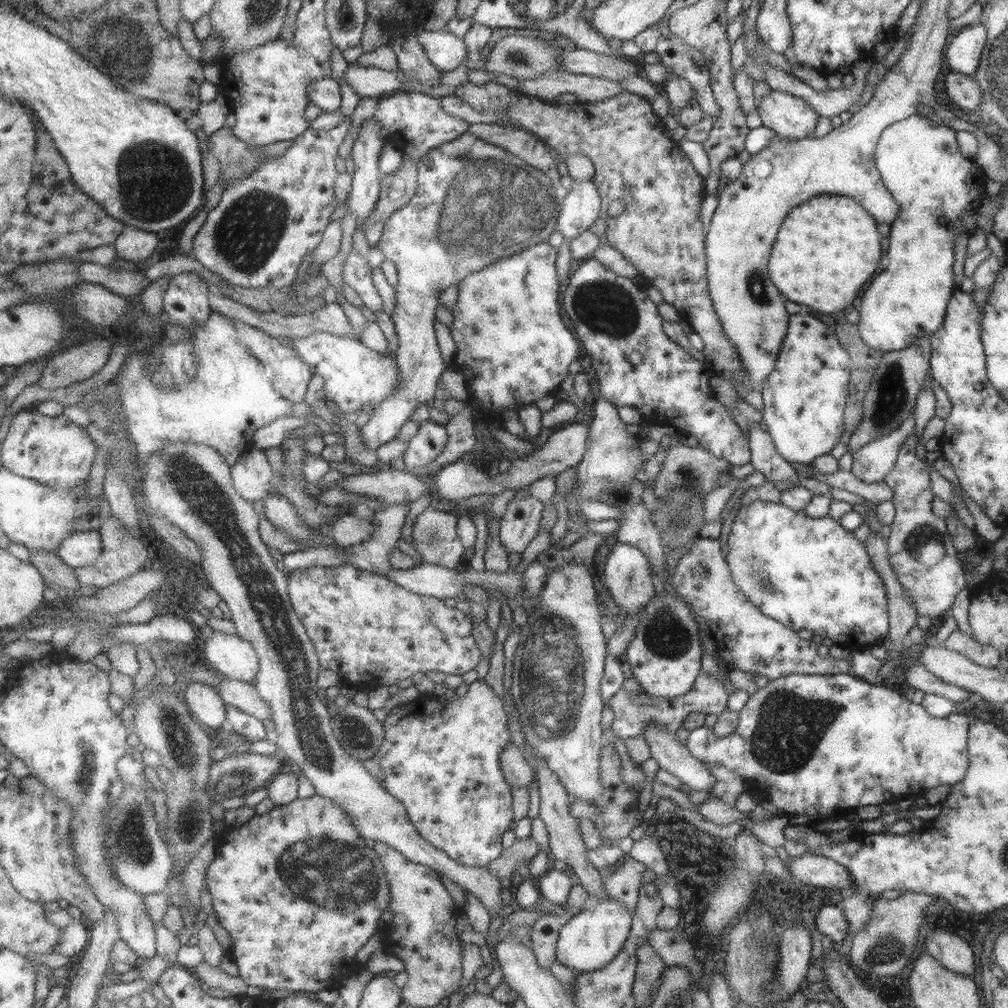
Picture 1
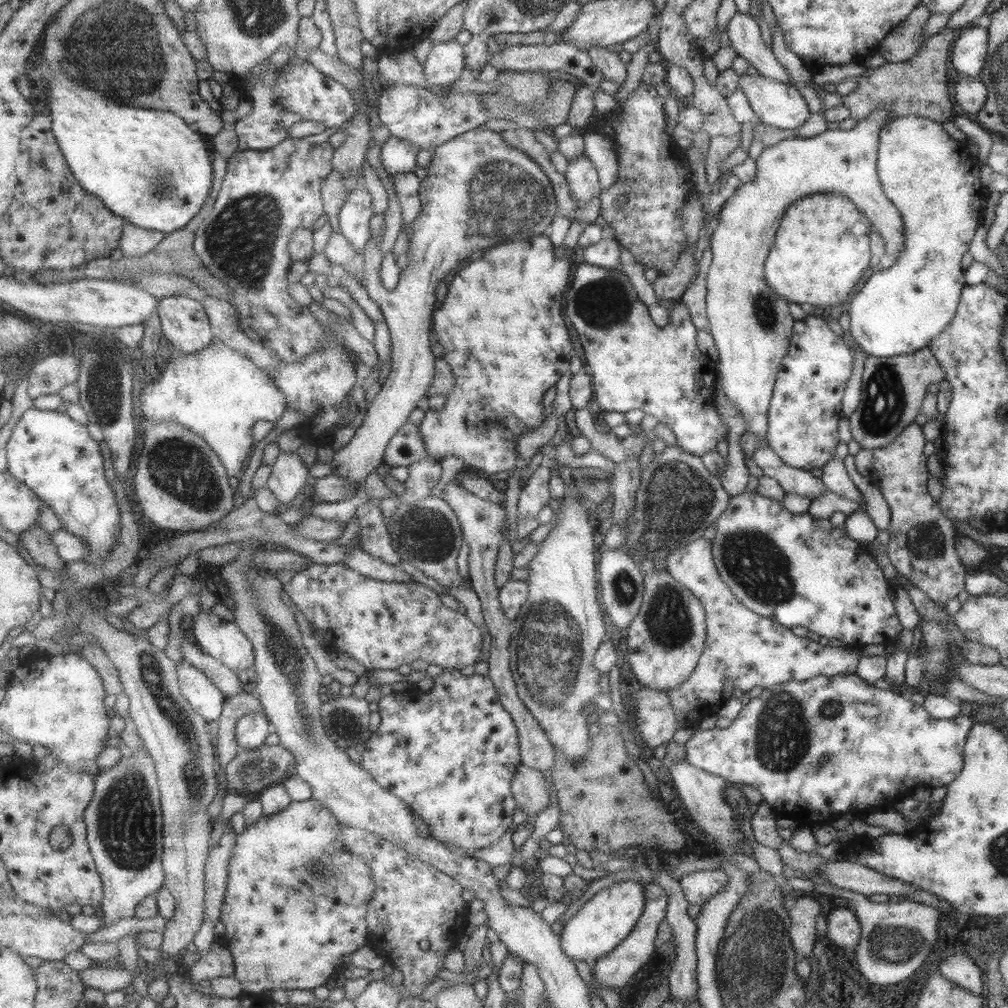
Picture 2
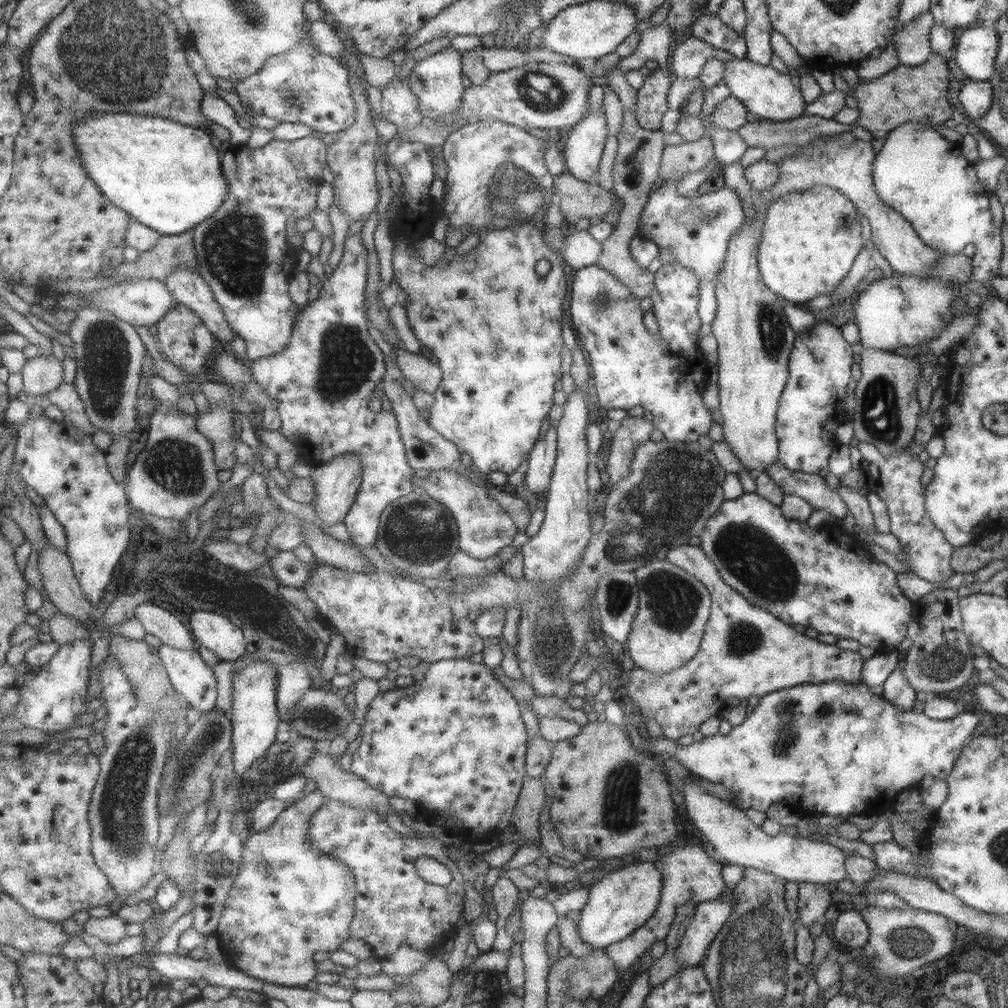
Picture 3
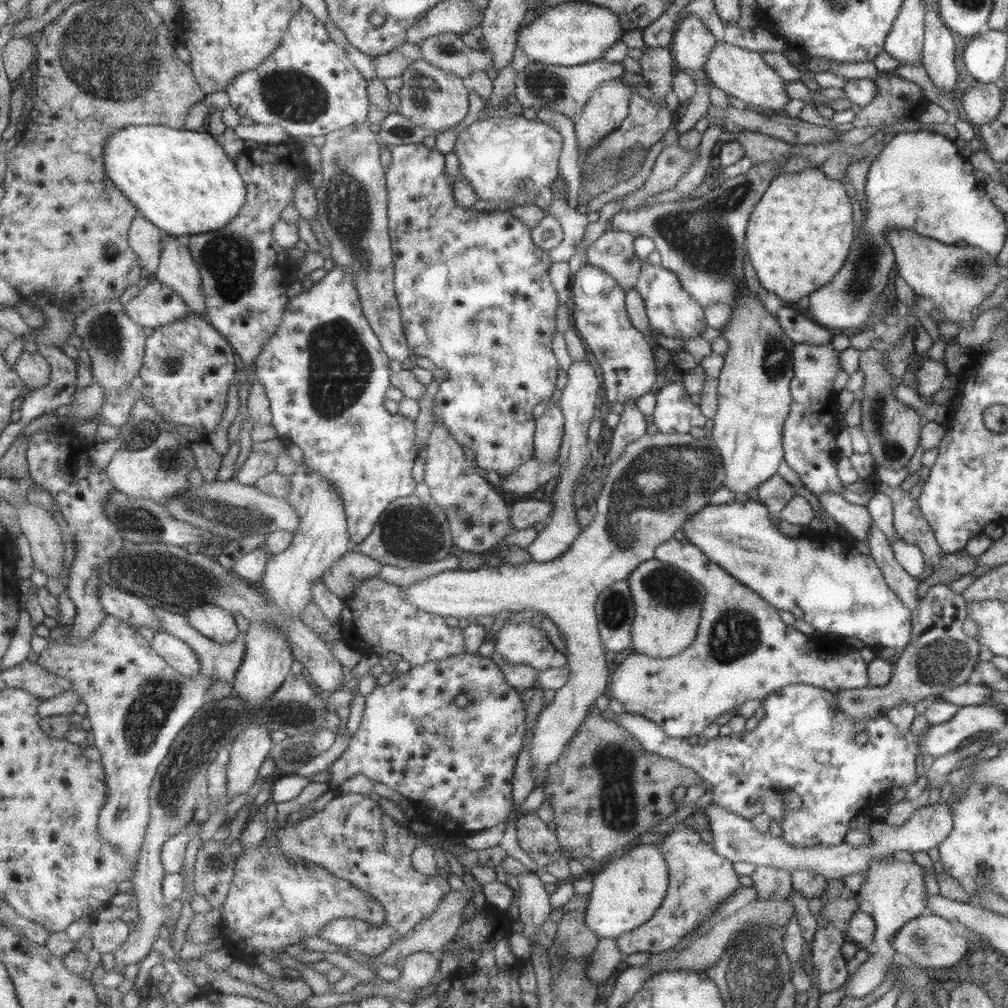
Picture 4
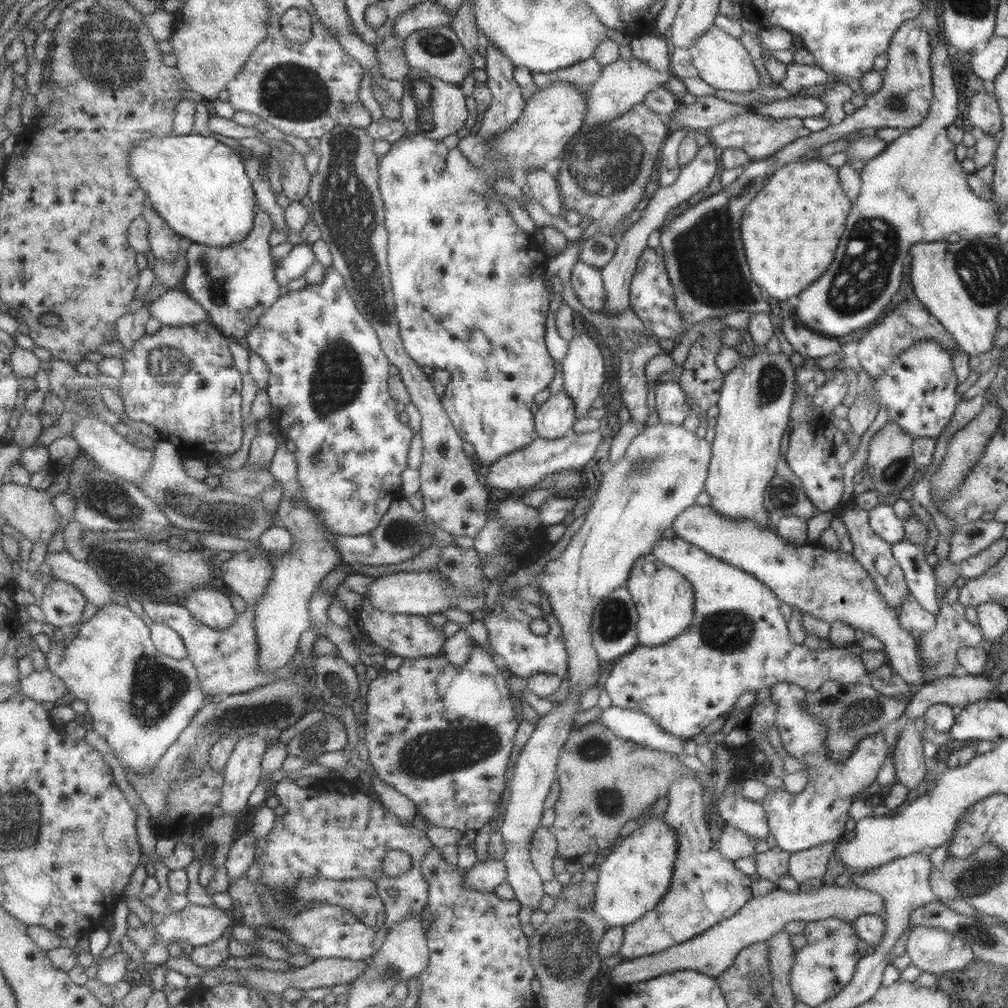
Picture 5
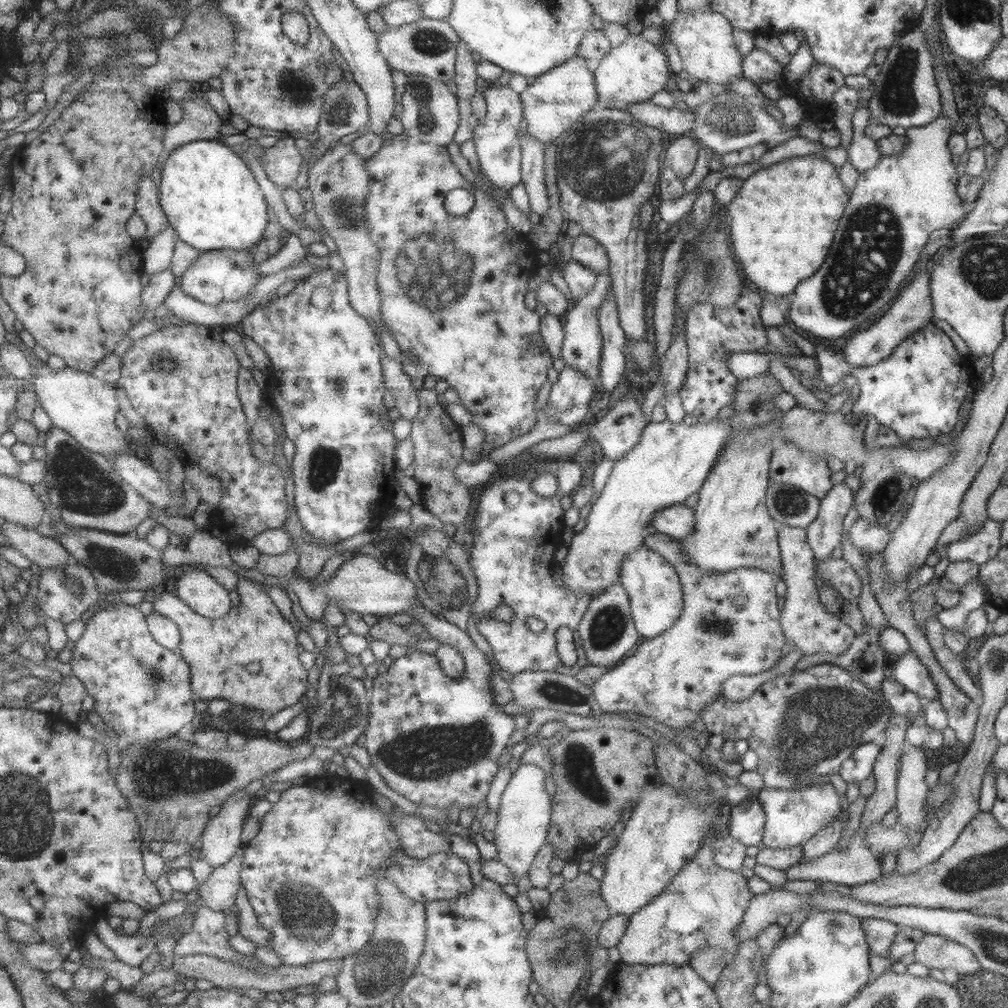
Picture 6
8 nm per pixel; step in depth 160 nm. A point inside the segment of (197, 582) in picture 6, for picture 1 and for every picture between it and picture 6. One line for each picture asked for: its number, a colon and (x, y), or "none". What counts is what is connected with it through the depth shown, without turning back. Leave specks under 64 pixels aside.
1: (235, 657)
2: (224, 640)
3: (215, 632)
4: (213, 621)
5: (211, 606)

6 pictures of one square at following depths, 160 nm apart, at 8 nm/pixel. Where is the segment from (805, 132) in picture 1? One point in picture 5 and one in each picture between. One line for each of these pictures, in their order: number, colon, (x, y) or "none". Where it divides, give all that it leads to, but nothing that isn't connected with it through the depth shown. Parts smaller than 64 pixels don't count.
2: (782, 106)
3: (766, 93)
4: (743, 74)
5: (721, 61)

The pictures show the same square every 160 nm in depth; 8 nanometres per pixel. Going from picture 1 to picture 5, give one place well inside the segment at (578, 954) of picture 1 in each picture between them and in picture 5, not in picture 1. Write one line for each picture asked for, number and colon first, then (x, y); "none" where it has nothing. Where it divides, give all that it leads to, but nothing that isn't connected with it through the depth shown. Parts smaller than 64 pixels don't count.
2: (606, 919)
3: (621, 901)
4: (625, 893)
5: (633, 875)

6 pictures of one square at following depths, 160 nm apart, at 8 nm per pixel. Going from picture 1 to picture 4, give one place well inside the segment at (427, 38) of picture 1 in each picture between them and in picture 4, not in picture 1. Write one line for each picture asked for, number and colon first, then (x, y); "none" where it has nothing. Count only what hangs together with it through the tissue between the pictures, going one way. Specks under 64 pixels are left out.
2: (445, 63)
3: (437, 80)
4: (433, 98)

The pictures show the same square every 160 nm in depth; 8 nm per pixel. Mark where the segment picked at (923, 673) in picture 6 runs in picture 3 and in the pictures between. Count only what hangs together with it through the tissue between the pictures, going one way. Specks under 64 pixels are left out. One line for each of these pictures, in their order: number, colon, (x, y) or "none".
3: (801, 575)
4: (845, 594)
5: (830, 585)

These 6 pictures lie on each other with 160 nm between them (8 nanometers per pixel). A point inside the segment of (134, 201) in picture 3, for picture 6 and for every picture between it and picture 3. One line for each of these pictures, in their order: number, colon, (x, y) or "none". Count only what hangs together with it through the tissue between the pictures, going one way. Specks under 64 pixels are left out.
4: (183, 181)
5: (197, 184)
6: (211, 197)

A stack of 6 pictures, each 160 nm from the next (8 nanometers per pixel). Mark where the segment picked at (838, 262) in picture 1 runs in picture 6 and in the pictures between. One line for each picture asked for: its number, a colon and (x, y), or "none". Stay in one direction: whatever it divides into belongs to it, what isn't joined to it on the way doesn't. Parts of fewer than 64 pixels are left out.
2: (821, 248)
3: (809, 240)
4: (798, 233)
5: (790, 229)
6: (782, 220)

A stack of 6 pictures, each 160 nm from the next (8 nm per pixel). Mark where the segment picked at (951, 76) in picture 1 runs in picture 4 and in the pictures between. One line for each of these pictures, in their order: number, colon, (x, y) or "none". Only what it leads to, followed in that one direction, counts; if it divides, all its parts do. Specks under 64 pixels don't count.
2: (970, 94)
3: (975, 97)
4: (981, 103)

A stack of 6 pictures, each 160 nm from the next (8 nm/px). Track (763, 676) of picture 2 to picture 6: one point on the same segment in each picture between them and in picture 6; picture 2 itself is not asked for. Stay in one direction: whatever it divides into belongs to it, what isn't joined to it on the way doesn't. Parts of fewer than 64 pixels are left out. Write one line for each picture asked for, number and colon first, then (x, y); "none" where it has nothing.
3: (744, 651)
4: (742, 651)
5: (737, 642)
6: (729, 624)

